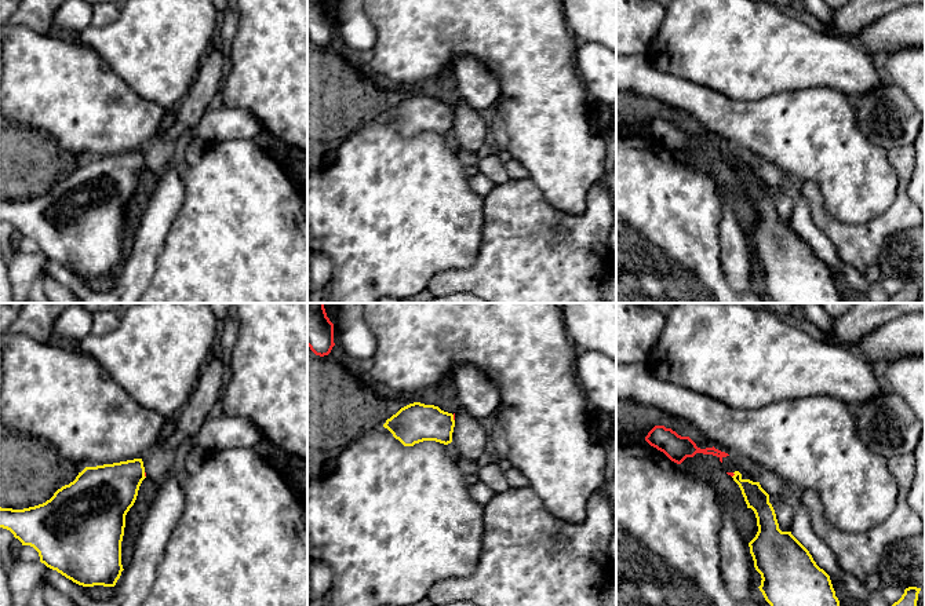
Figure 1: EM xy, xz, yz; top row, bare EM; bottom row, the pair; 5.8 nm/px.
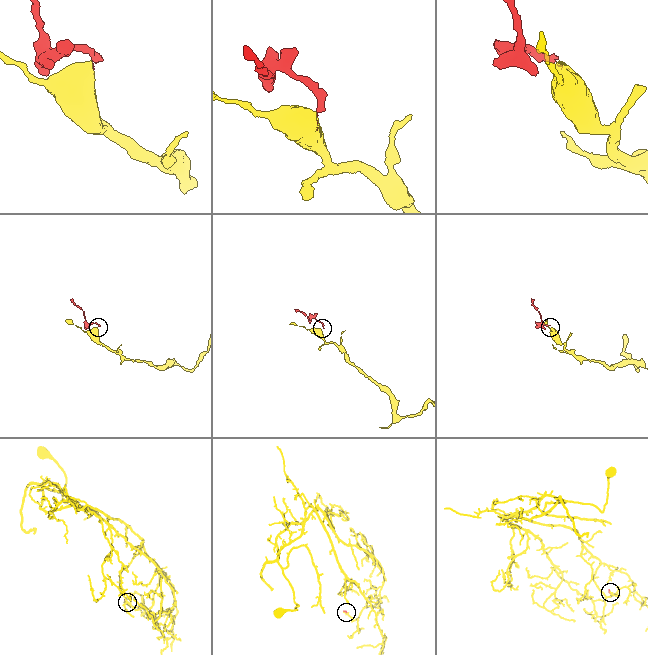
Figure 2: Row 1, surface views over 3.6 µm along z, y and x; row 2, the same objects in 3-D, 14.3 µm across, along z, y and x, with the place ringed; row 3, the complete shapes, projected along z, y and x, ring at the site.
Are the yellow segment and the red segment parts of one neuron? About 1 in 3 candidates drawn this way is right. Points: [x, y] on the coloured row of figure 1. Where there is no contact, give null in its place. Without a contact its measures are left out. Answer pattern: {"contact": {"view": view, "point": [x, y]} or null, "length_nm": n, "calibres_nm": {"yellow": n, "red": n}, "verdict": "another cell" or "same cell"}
{"contact": {"view": "xz", "point": [452, 418]}, "length_nm": 40, "calibres_nm": {"yellow": 220, "red": 20}, "verdict": "another cell"}

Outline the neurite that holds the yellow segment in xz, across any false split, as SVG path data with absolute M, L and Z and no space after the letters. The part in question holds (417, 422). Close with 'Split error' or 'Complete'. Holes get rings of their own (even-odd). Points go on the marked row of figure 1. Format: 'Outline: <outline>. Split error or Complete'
Outline: M414 402L387 419L383 427L404 446L414 446L423 441L448 445L452 442L455 420L452 413L438 406Z. Complete

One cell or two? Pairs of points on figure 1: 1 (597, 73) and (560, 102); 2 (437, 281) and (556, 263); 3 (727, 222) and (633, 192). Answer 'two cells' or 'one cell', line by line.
1: two cells
2: one cell
3: two cells

